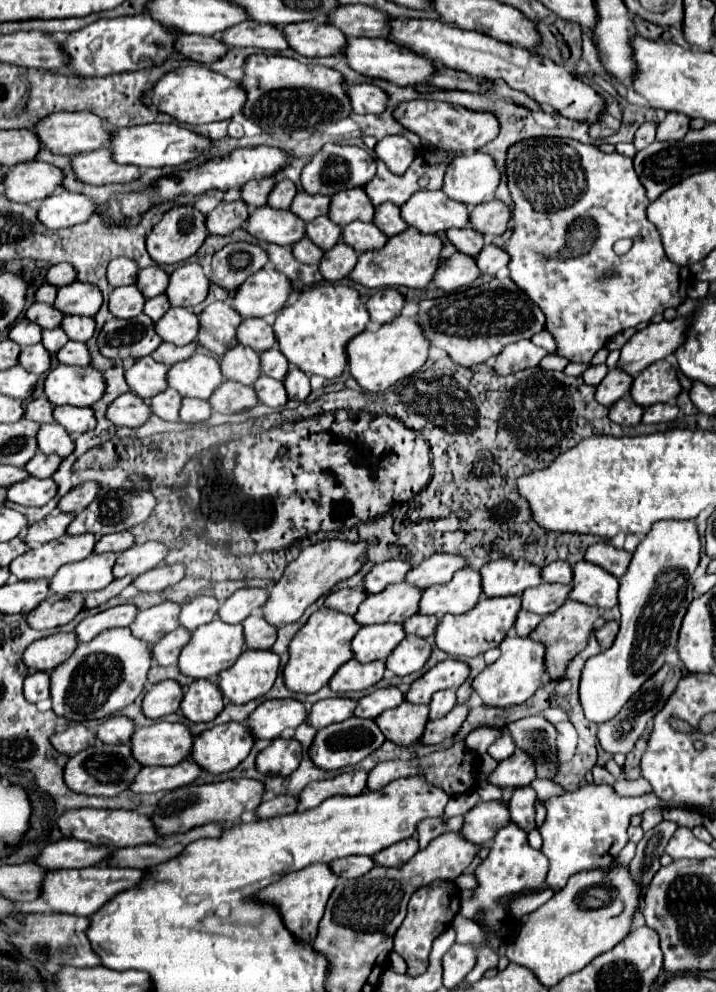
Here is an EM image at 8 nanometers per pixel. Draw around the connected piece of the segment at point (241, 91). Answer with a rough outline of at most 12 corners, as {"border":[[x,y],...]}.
{"border":[[205,66],[177,68],[147,92],[181,124],[229,120],[245,88]]}

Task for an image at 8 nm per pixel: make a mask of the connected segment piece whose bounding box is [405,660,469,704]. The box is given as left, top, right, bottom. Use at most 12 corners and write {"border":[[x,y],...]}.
{"border":[[443,660],[417,678],[405,698],[429,704],[439,690],[457,690],[469,664]]}

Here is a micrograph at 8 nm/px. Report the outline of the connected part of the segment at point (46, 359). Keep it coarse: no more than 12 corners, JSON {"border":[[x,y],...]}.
{"border":[[43,344],[21,350],[19,364],[33,374],[51,366]]}

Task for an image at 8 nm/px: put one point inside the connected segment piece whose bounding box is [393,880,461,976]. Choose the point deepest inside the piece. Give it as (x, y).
(431, 909)

